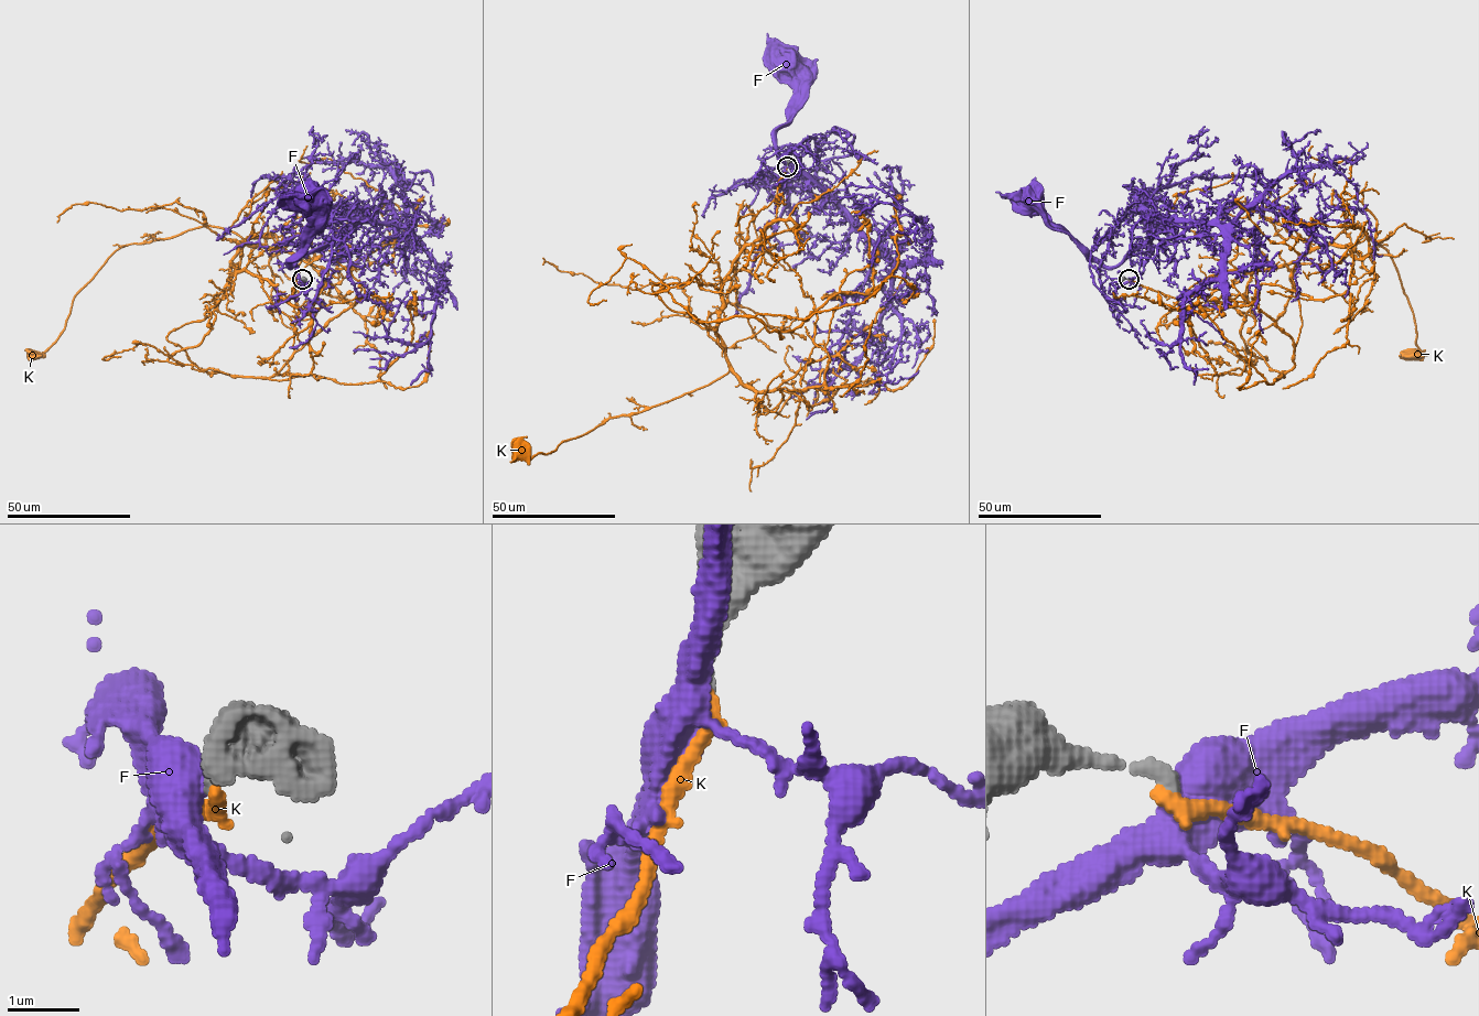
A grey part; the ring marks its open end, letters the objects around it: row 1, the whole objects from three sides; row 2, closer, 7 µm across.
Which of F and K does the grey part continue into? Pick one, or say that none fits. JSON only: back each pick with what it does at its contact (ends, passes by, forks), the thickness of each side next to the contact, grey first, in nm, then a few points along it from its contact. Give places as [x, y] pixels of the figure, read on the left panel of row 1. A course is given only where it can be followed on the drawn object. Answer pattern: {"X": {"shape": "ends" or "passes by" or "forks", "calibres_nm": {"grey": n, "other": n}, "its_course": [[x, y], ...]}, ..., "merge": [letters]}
{"merge": []}

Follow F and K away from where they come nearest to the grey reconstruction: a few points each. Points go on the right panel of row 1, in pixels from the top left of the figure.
F: (1129, 280), (1143, 271), (1148, 231), (1161, 218), (1163, 225), (1140, 248), (1116, 266), (1104, 267), (1028, 195)
K: (1129, 280), (1184, 301), (1212, 276), (1284, 267), (1355, 226), (1392, 259), (1414, 319), (1421, 352), (1413, 354)

